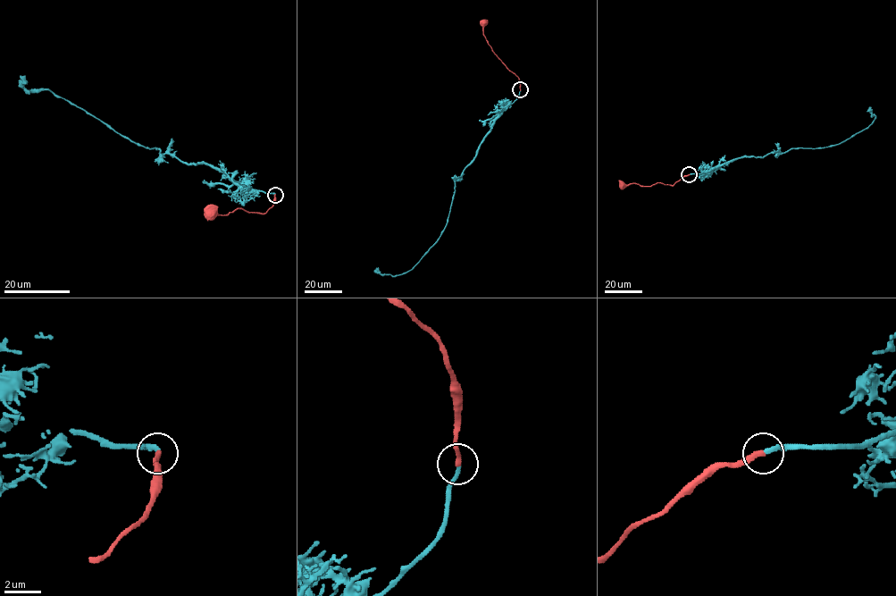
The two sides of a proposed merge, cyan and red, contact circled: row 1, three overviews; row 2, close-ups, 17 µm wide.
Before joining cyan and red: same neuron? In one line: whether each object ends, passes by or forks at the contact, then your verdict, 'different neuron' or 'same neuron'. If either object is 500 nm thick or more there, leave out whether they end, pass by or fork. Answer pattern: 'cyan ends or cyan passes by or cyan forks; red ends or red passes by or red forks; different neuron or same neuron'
cyan ends; red ends; same neuron

